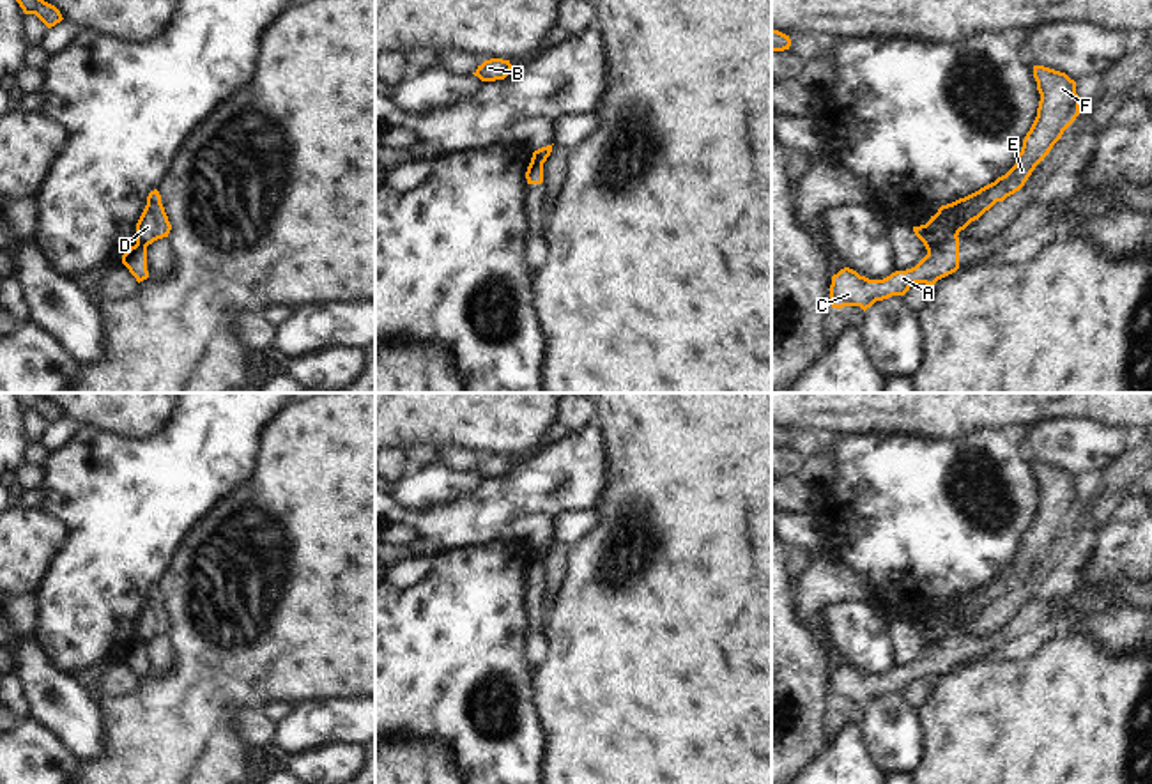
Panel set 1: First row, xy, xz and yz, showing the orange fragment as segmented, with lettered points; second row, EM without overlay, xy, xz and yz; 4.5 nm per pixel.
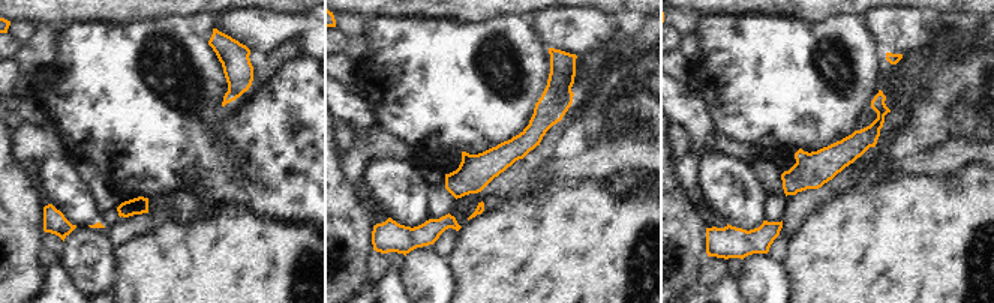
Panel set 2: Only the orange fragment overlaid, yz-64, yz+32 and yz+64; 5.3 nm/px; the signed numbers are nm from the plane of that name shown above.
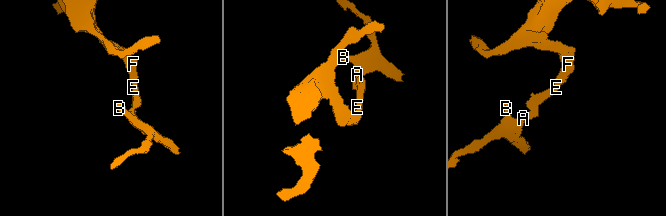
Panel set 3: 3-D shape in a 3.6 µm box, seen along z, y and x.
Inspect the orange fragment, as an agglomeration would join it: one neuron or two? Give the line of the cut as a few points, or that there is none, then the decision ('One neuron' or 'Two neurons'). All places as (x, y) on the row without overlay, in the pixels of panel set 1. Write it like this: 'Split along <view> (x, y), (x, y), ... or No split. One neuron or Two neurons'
Split along yz (956, 632), (928, 646). Two neurons

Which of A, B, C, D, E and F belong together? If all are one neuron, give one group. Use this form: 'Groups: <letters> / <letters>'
Groups: A B C / D E F

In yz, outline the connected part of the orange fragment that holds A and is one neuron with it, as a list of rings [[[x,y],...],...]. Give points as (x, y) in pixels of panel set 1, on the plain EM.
[[[959,634],[927,646],[927,651],[911,665],[895,667],[883,676],[869,676],[844,664],[832,673],[832,704],[860,703],[864,708],[876,697],[904,692],[915,680],[933,683],[938,676],[959,665]]]

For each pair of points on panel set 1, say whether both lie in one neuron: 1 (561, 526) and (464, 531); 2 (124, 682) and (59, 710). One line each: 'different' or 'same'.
1: different
2: different

